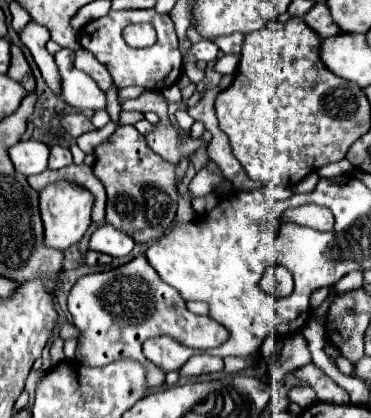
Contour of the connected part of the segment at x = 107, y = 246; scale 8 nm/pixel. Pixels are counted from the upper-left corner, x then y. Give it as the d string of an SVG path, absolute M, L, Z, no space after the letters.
M112 224L100 226L90 238L90 250L110 254L110 256L116 256L116 258L128 256L132 248L134 248L134 240L128 238L118 228L114 228Z

